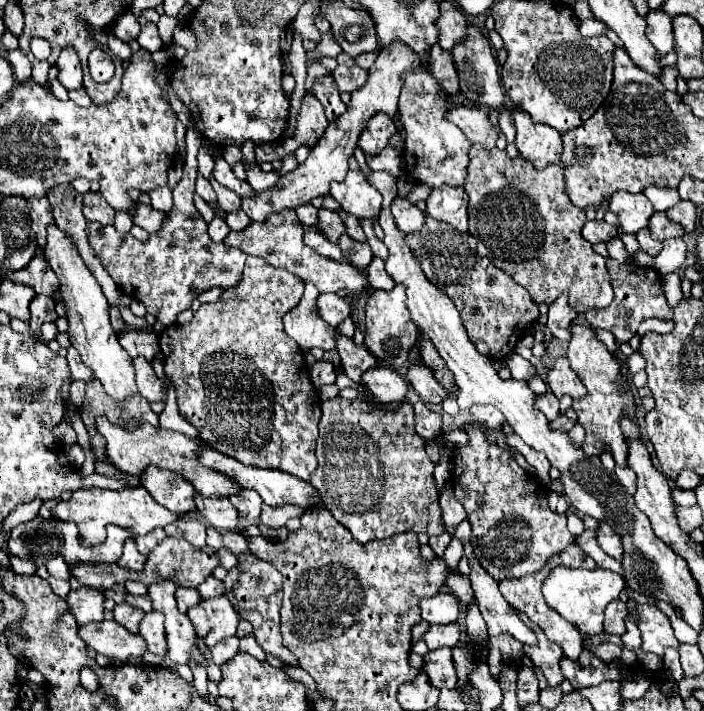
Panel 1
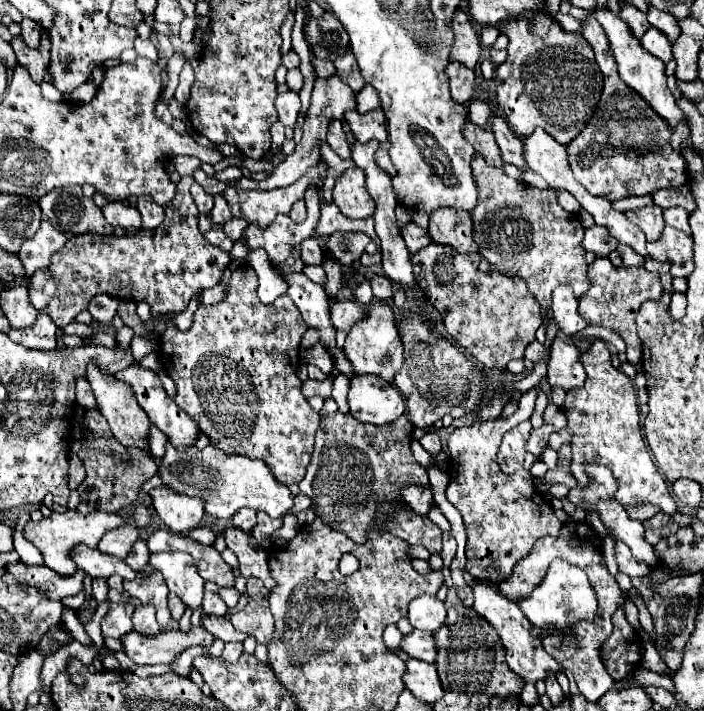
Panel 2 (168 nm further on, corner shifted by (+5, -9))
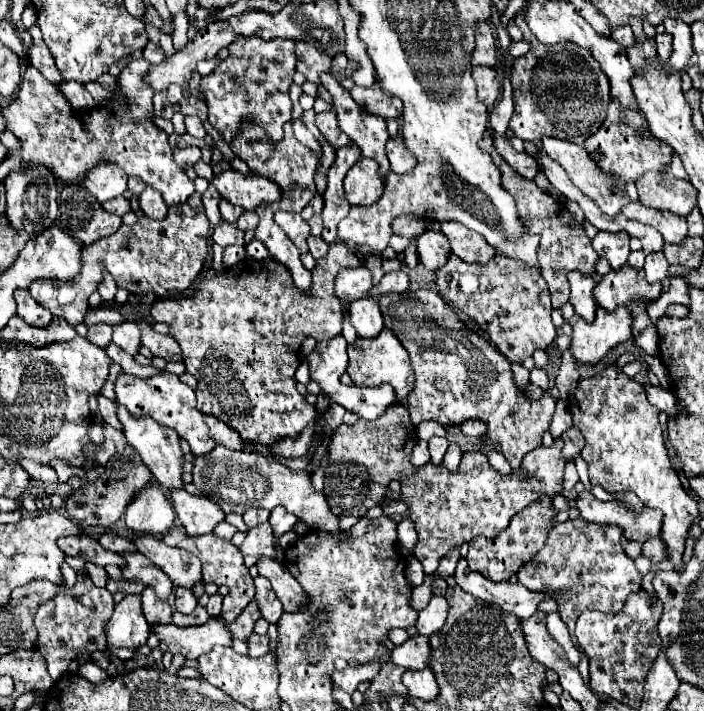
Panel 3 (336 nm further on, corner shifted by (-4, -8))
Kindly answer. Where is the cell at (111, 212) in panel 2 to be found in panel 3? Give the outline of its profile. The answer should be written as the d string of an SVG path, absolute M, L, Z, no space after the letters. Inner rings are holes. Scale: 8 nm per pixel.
M118 196L118 198L112 198L112 200L102 202L102 208L104 208L106 212L112 212L112 214L118 214L118 216L124 216L126 212L130 212L130 202L128 202L124 196Z

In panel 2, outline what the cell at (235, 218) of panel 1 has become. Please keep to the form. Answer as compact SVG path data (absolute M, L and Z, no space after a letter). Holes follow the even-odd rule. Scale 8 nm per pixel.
M231 219L231 221L227 221L225 225L223 225L223 231L225 231L225 235L231 239L231 241L237 241L239 237L241 237L241 233L247 229L247 221L245 219Z

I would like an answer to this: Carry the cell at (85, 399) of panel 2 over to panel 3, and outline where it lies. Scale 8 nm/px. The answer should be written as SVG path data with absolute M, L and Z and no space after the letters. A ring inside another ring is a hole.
M98 396L98 410L100 410L100 414L102 414L102 420L106 422L106 424L110 424L112 428L116 428L116 430L120 430L122 432L122 424L120 424L120 420L118 420L118 416L116 416L116 404L112 402L112 400L108 400L108 398L104 398L104 396Z

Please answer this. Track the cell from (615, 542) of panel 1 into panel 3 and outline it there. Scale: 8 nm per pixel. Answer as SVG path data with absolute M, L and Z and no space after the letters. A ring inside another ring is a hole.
M652 538L652 540L648 540L644 544L644 552L642 554L652 558L652 562L662 562L662 560L666 560L666 546L662 544L660 538Z

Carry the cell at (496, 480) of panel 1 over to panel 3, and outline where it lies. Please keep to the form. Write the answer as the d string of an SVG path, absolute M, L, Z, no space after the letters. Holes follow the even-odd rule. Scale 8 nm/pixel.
M540 496L538 502L532 502L520 514L516 514L512 518L510 526L506 528L506 532L500 532L494 540L478 536L478 540L470 542L470 550L468 550L468 556L466 556L470 568L478 570L482 576L486 576L492 582L510 580L522 564L528 564L534 558L534 554L538 554L544 548L548 530L552 528L552 518L554 516L556 516L556 510L552 508L550 498Z

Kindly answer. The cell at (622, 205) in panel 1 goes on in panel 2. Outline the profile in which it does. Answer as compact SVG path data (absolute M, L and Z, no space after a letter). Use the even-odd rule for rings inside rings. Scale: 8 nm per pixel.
M653 205L653 207L627 211L625 215L629 217L629 221L633 221L647 235L647 241L657 241L657 237L661 237L663 225L665 225L661 213L663 213L663 209Z

